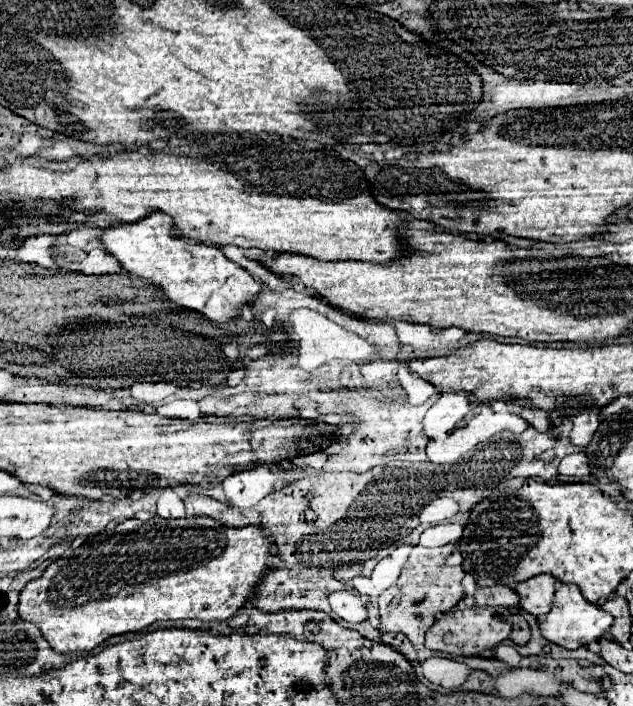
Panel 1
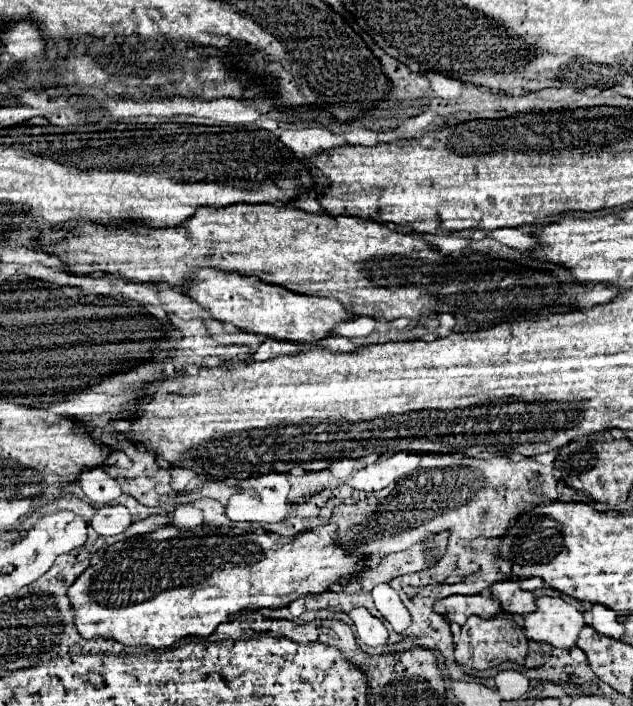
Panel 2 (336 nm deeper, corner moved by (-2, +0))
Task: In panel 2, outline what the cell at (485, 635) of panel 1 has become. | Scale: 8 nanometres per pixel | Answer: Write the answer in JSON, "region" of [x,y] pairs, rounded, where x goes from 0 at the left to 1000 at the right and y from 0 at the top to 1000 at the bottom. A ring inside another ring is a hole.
{"region":[[[744,873],[735,887],[728,887],[728,904],[719,915],[719,935],[725,943],[738,943],[744,949],[769,949],[782,946],[795,938],[826,941],[833,929],[833,904],[826,892],[810,881],[807,873],[782,873],[763,878],[757,873]]]}

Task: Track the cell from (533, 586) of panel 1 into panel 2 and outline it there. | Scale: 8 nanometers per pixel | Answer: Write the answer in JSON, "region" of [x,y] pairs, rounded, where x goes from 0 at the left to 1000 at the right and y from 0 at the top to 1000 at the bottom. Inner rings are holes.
{"region":[[[810,822],[779,827],[776,844],[791,853],[791,864],[801,870],[836,870],[848,864],[845,844],[833,836],[823,836],[820,827]]]}

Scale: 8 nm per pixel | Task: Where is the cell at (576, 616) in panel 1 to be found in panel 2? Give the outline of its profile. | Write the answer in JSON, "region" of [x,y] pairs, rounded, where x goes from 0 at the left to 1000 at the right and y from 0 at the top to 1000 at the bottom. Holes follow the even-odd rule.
{"region":[[[852,844],[845,850],[848,864],[829,873],[829,901],[833,907],[864,909],[880,918],[905,918],[915,892],[924,887],[918,864],[889,847]]]}

